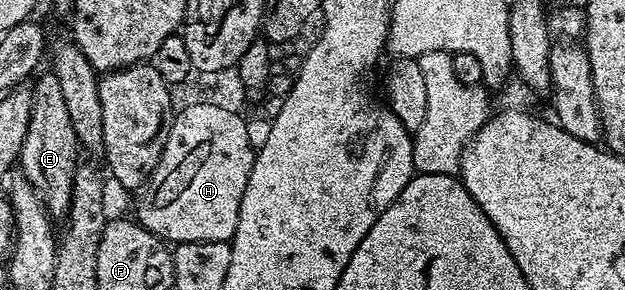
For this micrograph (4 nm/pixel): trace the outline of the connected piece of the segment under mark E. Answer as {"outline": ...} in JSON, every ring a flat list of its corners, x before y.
{"outline":[[45,71,32,89,30,123,26,139,22,143,18,169,24,172,21,173,23,180,40,197,49,218,67,218,72,202,72,184,78,168,76,153,78,154,76,132,70,123,70,111,66,111,66,99,62,99,62,87,55,73]]}

